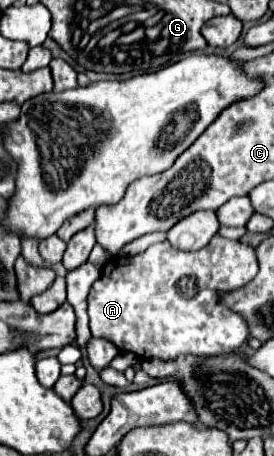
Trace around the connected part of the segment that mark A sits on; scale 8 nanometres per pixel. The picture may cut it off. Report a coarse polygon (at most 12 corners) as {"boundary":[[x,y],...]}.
{"boundary":[[214,236],[114,256],[92,336],[138,358],[222,356],[248,326],[220,304],[258,272]]}

